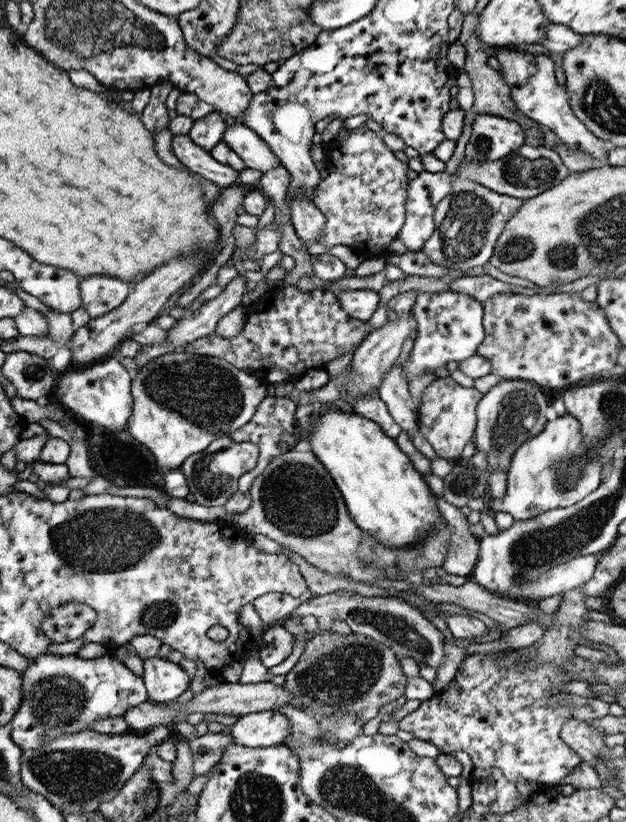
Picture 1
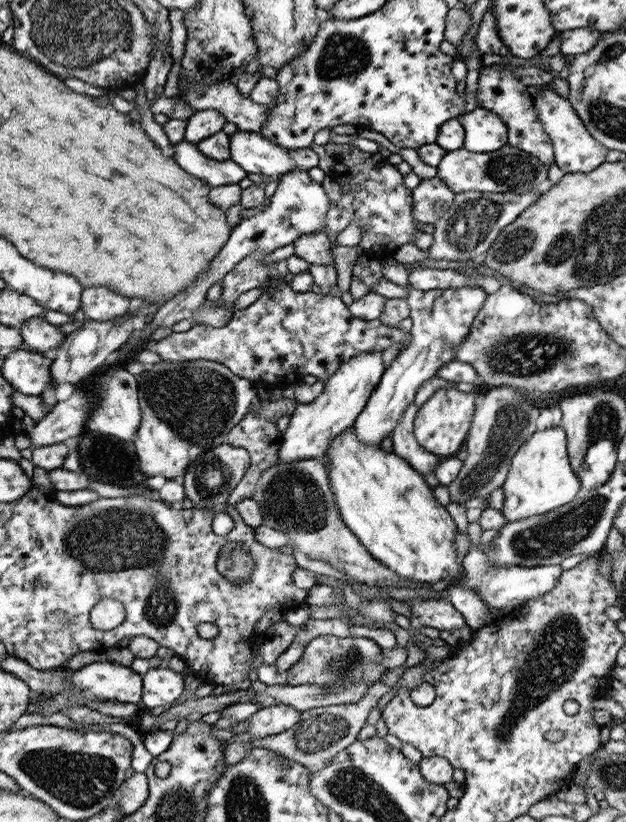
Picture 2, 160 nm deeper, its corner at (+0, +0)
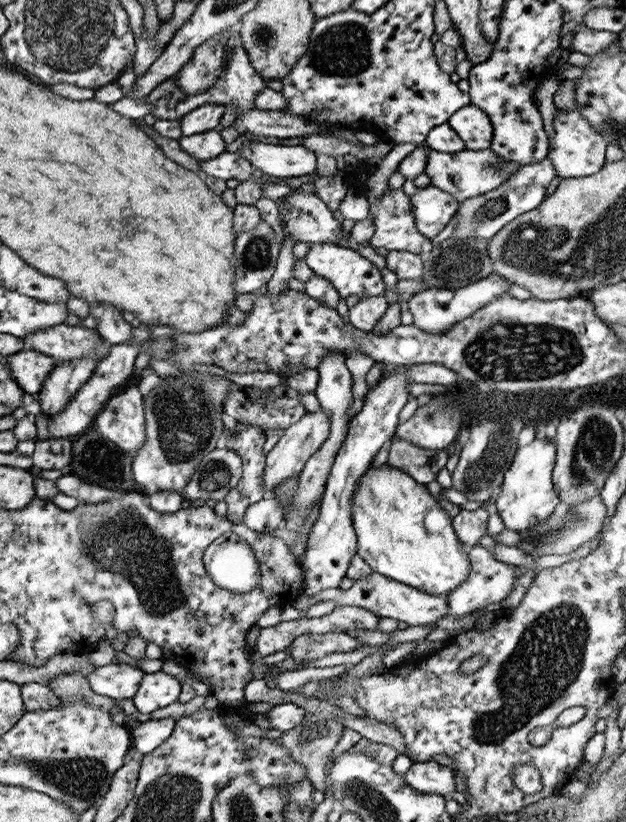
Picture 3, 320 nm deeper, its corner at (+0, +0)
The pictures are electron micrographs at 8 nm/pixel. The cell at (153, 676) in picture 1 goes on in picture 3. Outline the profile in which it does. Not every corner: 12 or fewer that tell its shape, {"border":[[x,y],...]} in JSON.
{"border":[[161,670],[147,674],[132,699],[151,713],[176,702],[180,682]]}

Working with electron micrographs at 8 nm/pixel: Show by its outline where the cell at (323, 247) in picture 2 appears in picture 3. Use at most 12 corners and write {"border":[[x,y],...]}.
{"border":[[310,243],[304,259],[341,298],[384,295],[378,267],[357,250]]}

